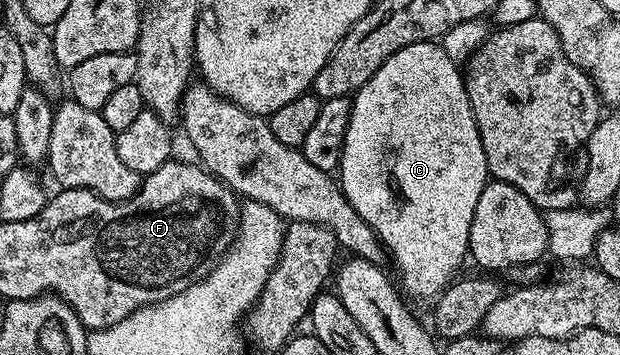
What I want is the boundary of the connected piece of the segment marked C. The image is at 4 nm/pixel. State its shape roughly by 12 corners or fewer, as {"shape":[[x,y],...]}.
{"shape":[[398,49],[351,96],[338,186],[435,300],[490,182],[465,76]]}

